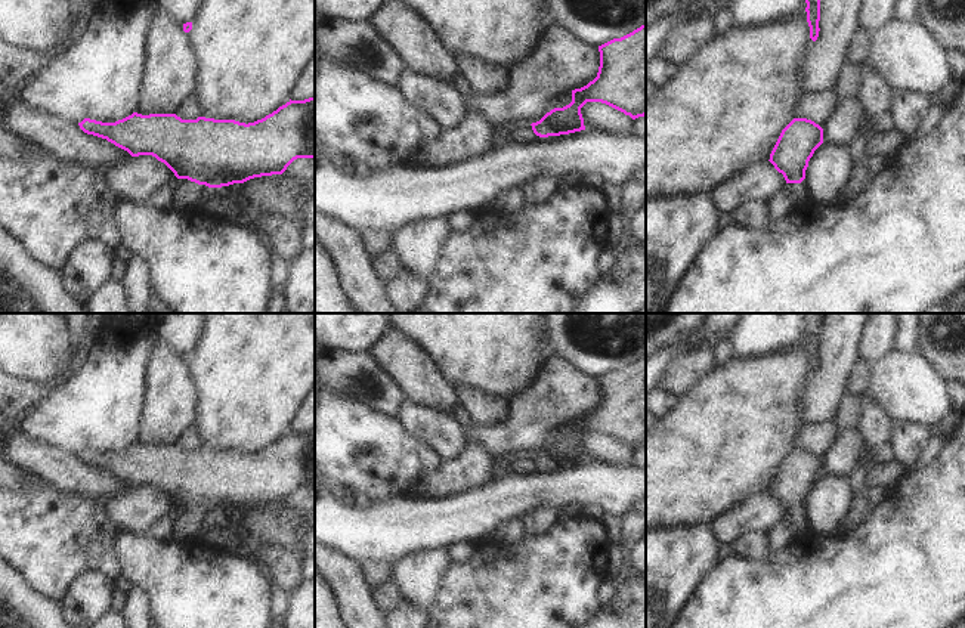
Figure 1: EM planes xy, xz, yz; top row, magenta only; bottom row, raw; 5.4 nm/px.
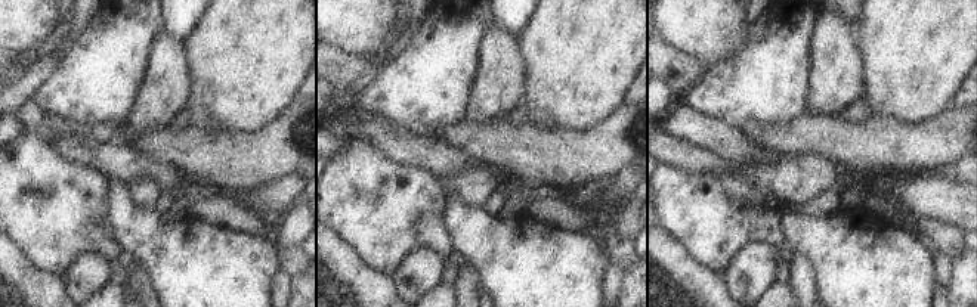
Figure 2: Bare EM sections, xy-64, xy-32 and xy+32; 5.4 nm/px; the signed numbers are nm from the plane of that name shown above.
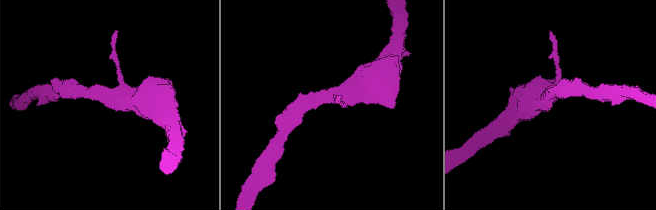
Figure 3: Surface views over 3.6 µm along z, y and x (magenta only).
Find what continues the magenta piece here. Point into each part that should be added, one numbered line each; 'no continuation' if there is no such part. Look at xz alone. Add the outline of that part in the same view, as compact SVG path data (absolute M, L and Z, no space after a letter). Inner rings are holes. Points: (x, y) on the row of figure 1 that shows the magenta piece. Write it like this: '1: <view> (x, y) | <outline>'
1: xz (519, 133) | M514 124L505 129L504 132L505 132L505 139L517 145L528 143L528 142L538 142L541 139L533 133L531 124Z

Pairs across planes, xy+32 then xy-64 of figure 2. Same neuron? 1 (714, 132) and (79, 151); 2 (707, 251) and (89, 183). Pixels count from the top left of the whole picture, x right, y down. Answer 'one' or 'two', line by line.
1: one
2: one

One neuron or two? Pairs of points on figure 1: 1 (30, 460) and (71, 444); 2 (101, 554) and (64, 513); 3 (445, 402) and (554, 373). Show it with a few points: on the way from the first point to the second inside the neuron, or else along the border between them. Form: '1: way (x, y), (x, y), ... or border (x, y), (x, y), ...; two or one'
1: border (24, 435), (77, 455); two
2: way (90, 544), (70, 523); one
3: border (546, 359), (537, 376), (509, 401); two

